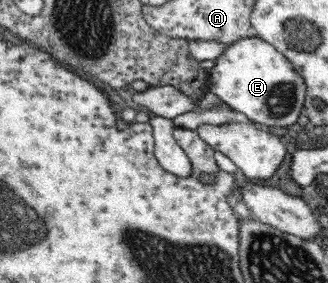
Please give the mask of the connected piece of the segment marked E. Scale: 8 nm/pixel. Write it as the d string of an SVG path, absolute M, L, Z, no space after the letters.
M258 36L243 38L227 46L225 51L213 61L215 65L206 72L207 88L223 100L227 107L235 112L243 113L255 125L288 127L293 125L301 115L301 108L304 107L306 98L306 83L290 61L271 43L263 41Z

